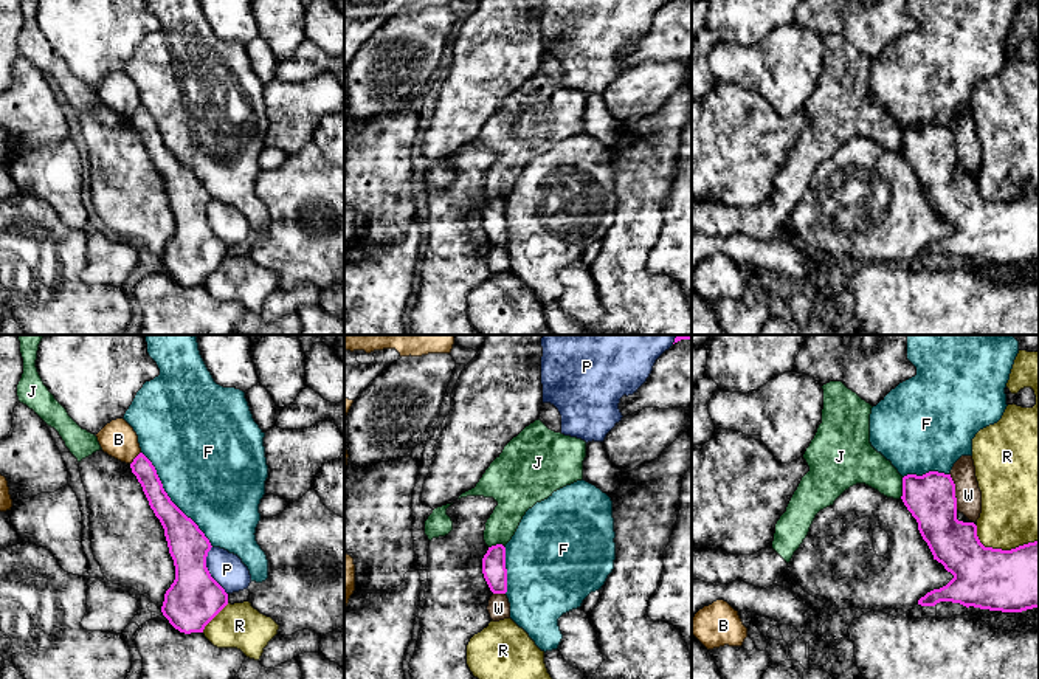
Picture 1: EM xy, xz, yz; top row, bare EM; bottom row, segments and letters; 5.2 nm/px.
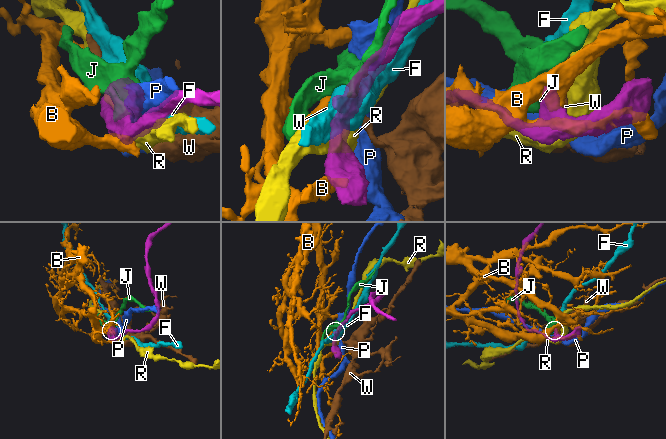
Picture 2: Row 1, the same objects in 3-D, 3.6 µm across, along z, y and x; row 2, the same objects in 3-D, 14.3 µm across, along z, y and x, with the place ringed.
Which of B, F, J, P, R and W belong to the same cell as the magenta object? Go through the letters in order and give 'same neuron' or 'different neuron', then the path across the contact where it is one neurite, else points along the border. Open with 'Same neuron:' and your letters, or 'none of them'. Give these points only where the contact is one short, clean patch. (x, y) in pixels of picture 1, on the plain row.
Same neuron: none of them
B: different neuron
F: different neuron
J: different neuron
P: different neuron
R: different neuron
W: different neuron

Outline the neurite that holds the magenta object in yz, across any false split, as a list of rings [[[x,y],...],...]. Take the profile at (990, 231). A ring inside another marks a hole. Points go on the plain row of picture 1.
[[[907,127],[901,152],[916,172],[934,212],[954,228],[946,239],[921,250],[918,257],[952,254],[1002,265],[1039,260],[1039,194],[1011,203],[985,200],[977,178],[957,172],[951,127]]]

